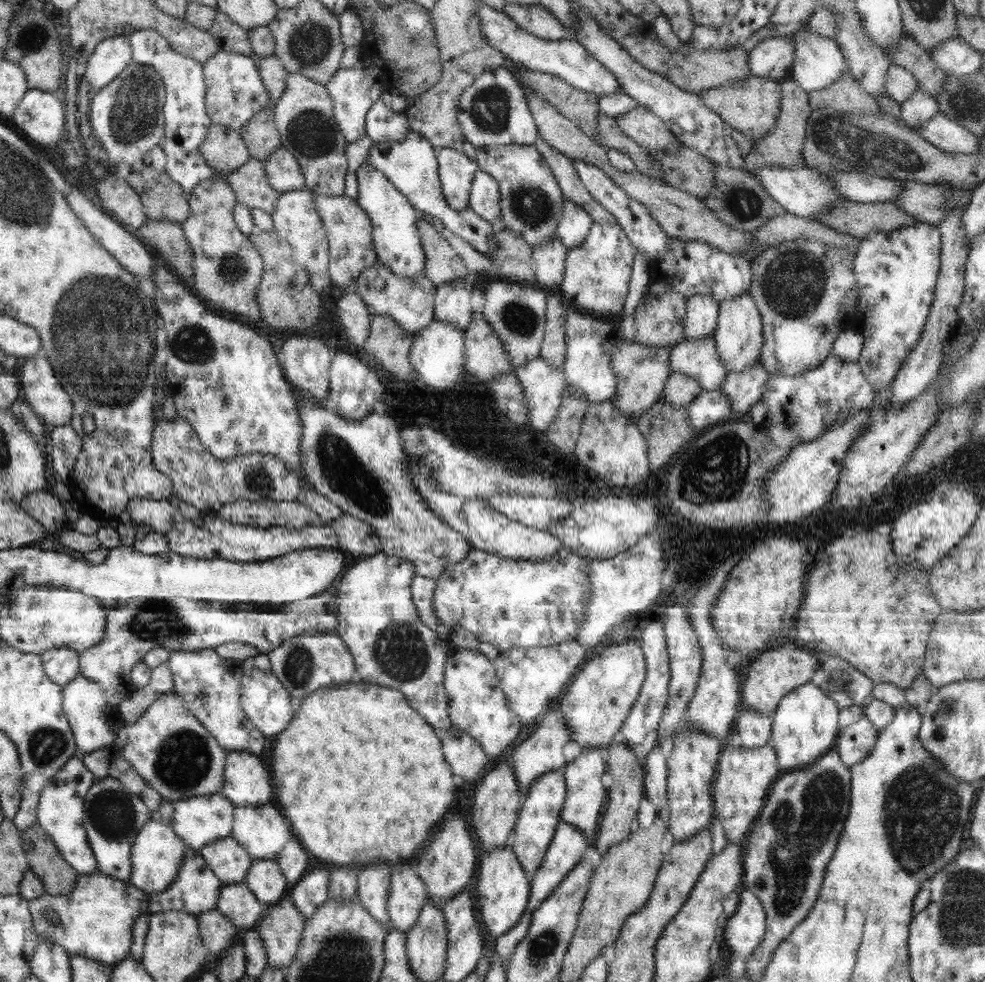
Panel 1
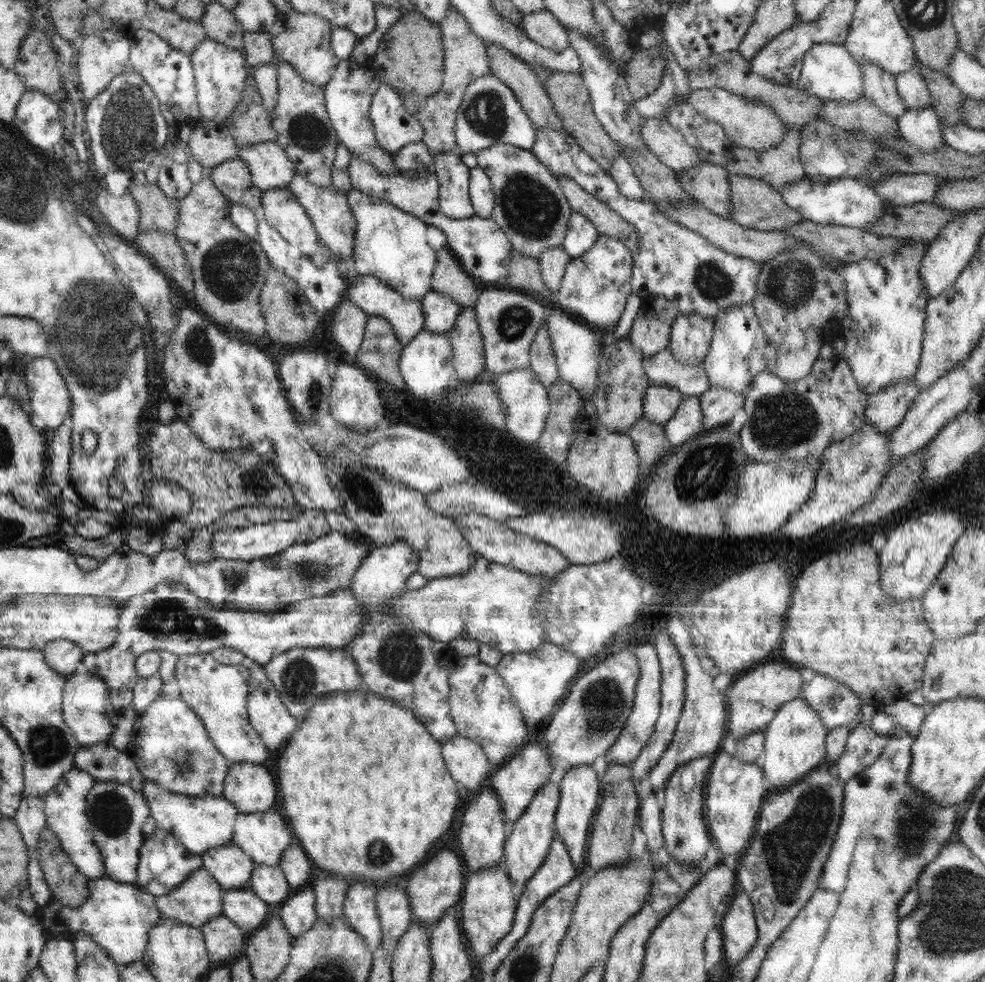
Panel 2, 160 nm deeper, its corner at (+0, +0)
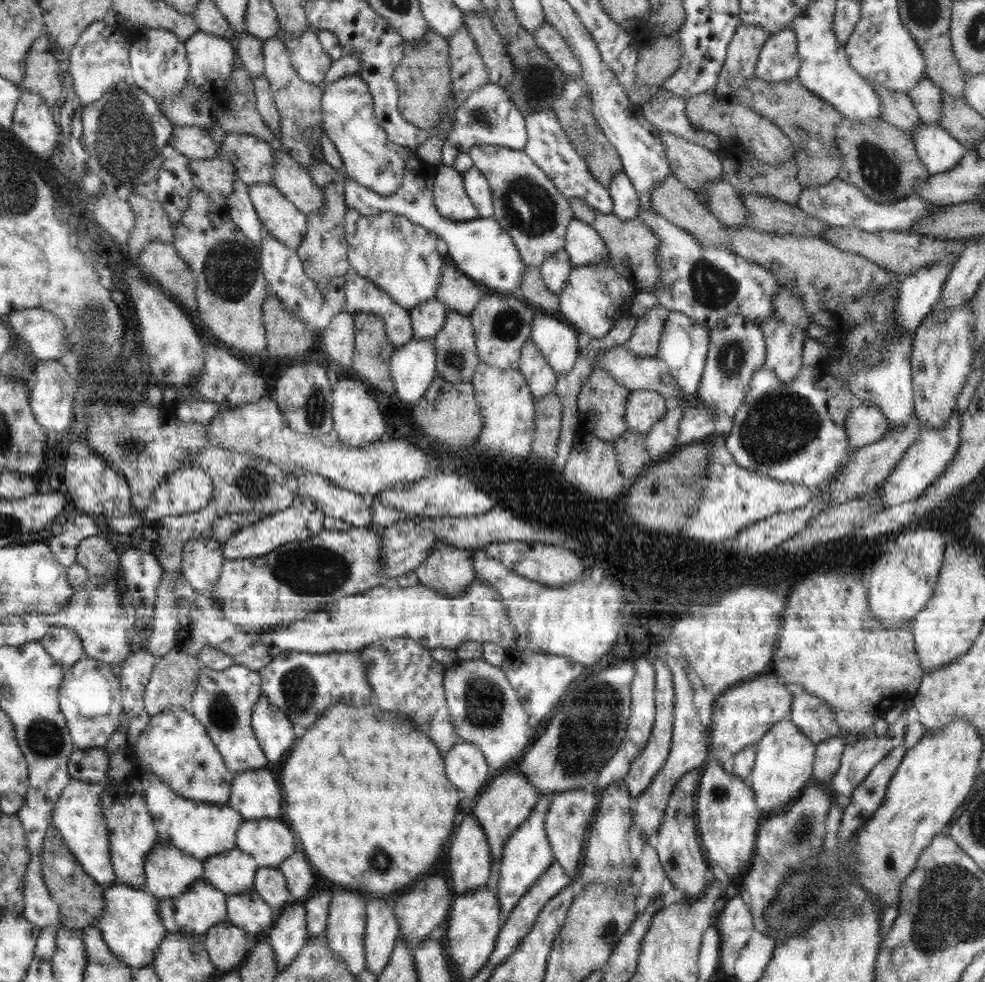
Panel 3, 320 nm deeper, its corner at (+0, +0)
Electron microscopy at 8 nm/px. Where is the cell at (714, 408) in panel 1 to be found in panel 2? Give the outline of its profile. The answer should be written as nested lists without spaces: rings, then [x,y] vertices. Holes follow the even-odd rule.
[[[687,397],[675,410],[672,418],[663,425],[664,432],[672,449],[684,441],[703,433],[703,414],[699,397]]]

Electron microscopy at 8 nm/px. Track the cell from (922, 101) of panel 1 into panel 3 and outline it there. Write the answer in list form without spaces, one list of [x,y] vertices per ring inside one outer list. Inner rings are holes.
[[[920,122],[911,139],[920,162],[931,175],[952,170],[967,151],[938,123]]]

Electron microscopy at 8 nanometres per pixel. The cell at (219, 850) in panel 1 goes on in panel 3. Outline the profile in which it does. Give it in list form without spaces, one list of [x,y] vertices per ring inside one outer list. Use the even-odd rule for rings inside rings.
[[[235,847],[202,860],[204,879],[225,895],[248,893],[253,890],[256,861]]]

